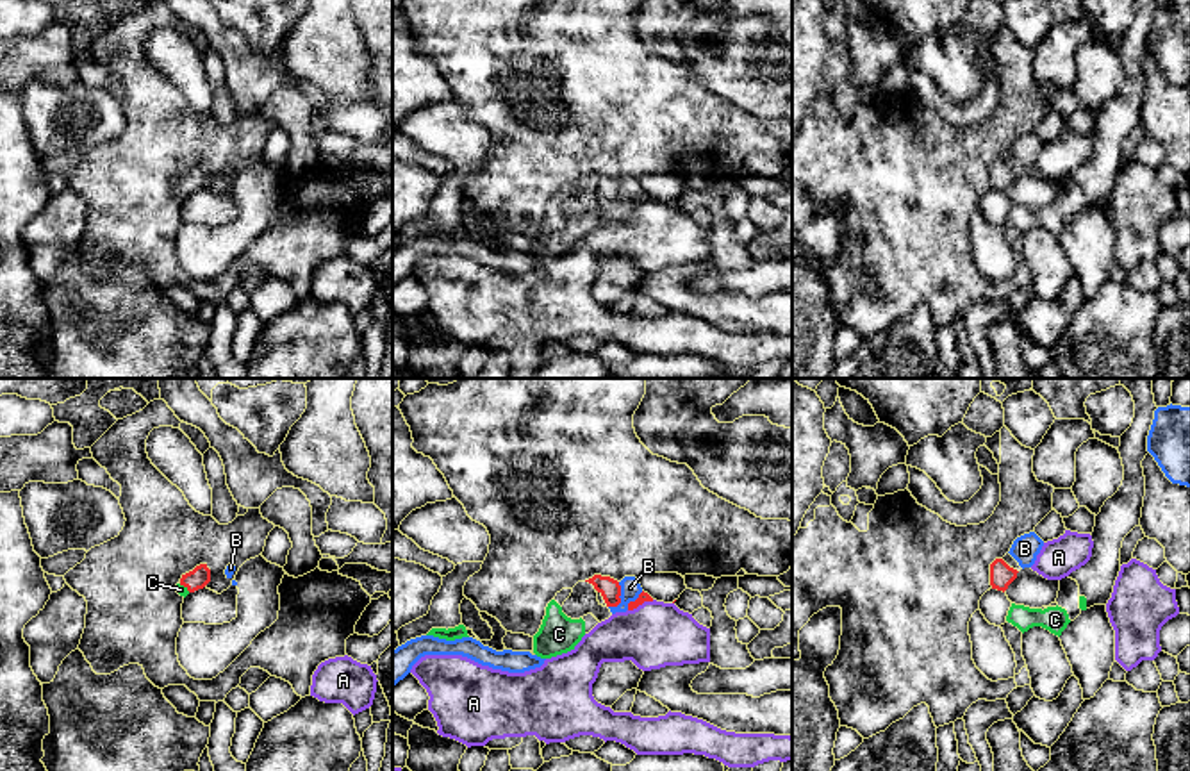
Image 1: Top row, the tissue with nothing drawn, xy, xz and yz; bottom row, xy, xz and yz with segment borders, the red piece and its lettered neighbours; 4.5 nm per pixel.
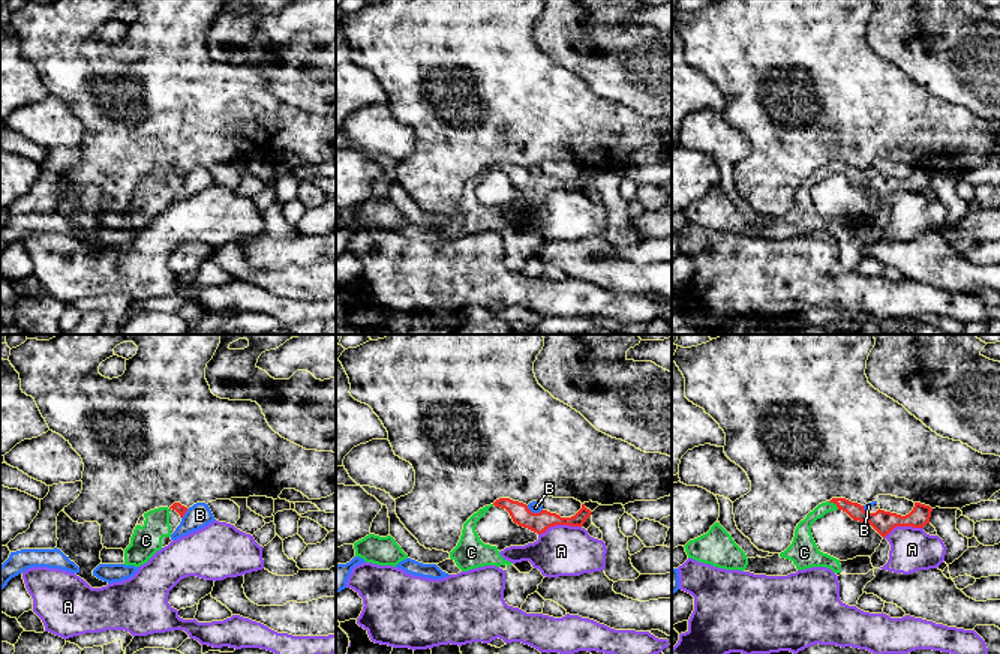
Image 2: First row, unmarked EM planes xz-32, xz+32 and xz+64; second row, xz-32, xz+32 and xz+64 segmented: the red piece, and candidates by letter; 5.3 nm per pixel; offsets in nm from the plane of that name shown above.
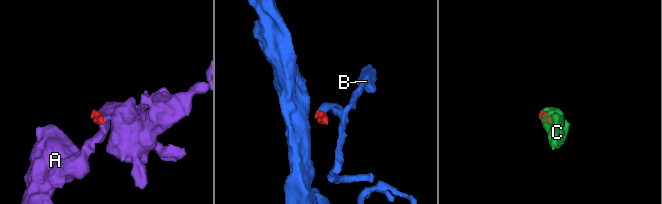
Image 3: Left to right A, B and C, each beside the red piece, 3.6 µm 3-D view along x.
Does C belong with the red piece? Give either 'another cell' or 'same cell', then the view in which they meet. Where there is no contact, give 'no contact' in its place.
same cell; meets red in xy

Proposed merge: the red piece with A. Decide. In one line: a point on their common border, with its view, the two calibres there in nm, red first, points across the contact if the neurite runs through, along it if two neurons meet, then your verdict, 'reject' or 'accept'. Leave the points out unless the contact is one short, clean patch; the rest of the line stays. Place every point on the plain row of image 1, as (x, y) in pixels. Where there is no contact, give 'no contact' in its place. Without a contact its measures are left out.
meets red in xz at (641, 204); 50 nm thick on the red side, 300 nm on the other; border along xz (653, 200), (644, 200), (628, 211); reject

